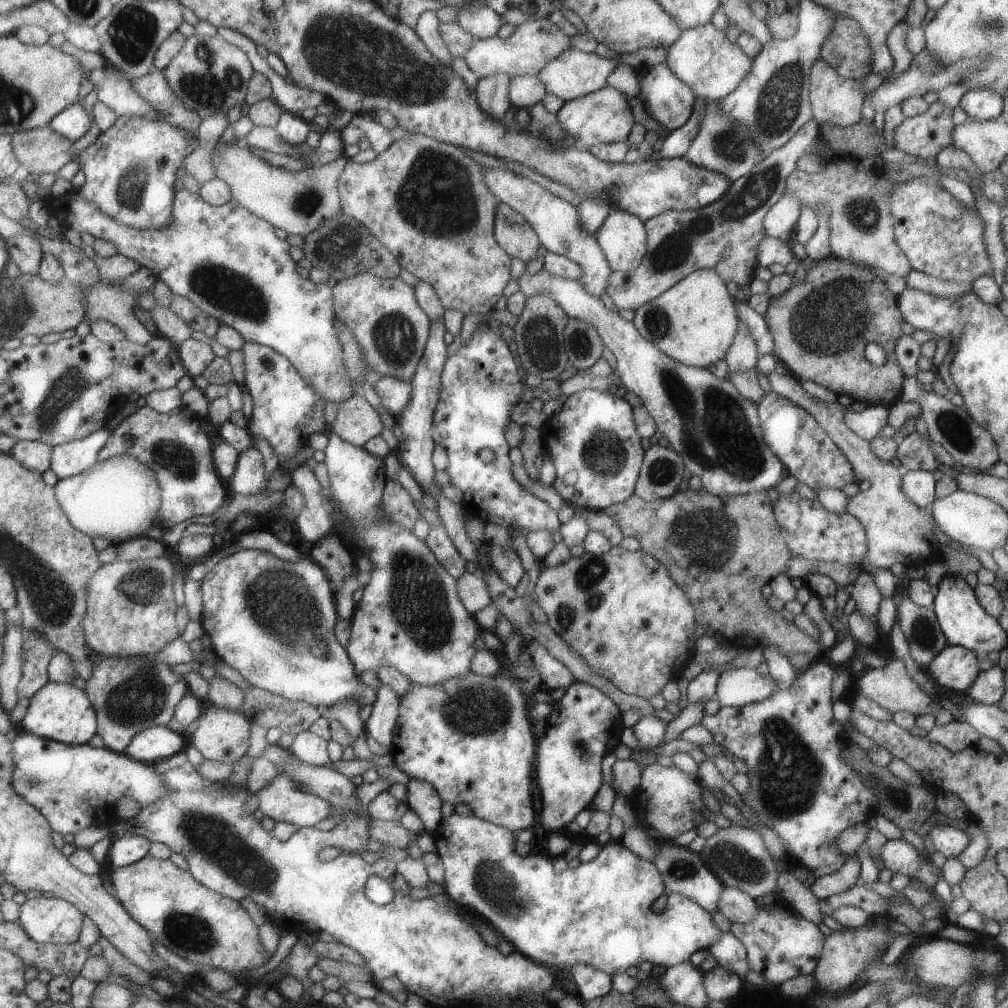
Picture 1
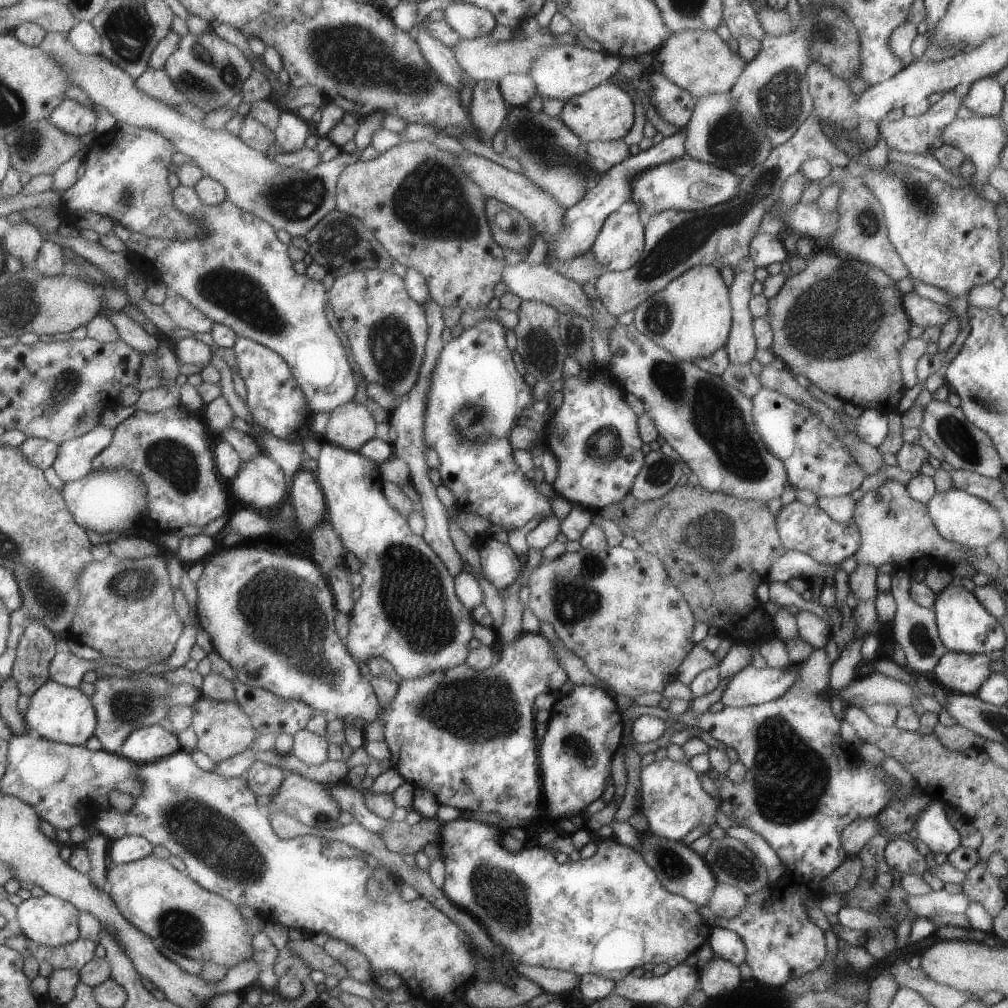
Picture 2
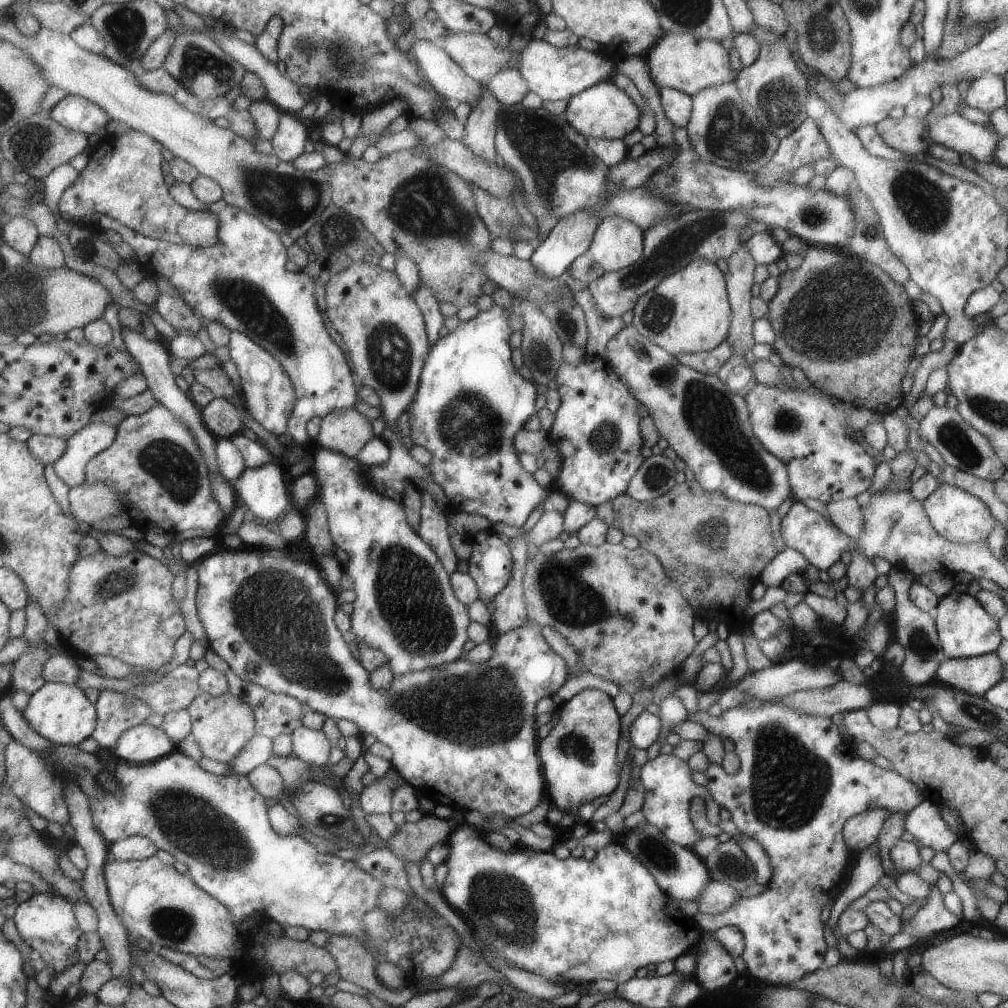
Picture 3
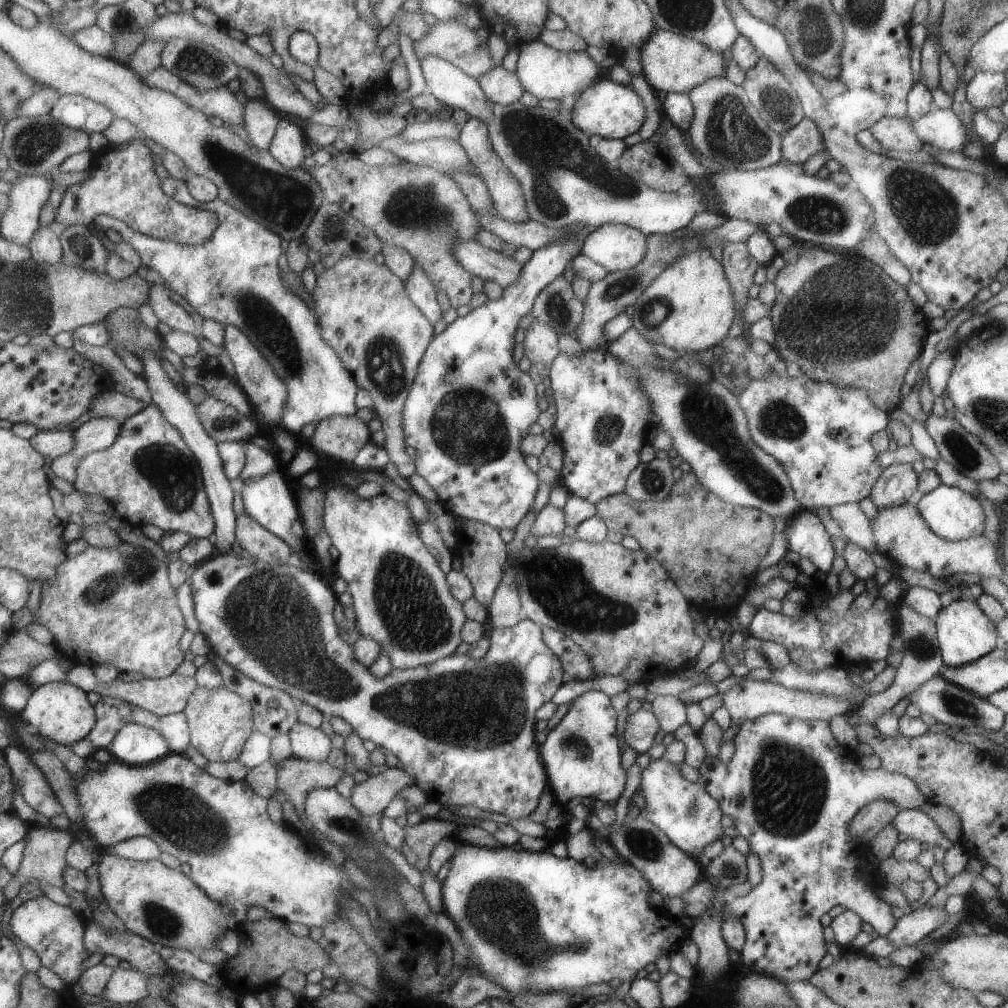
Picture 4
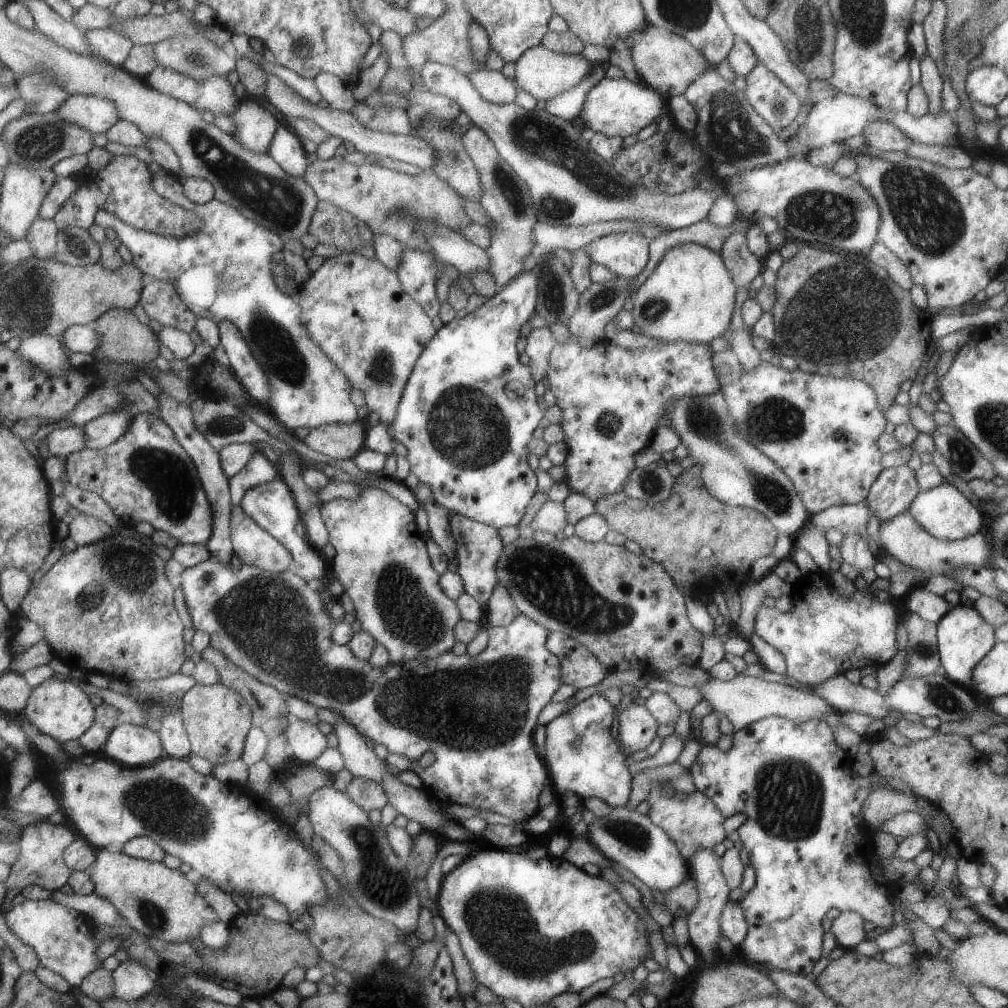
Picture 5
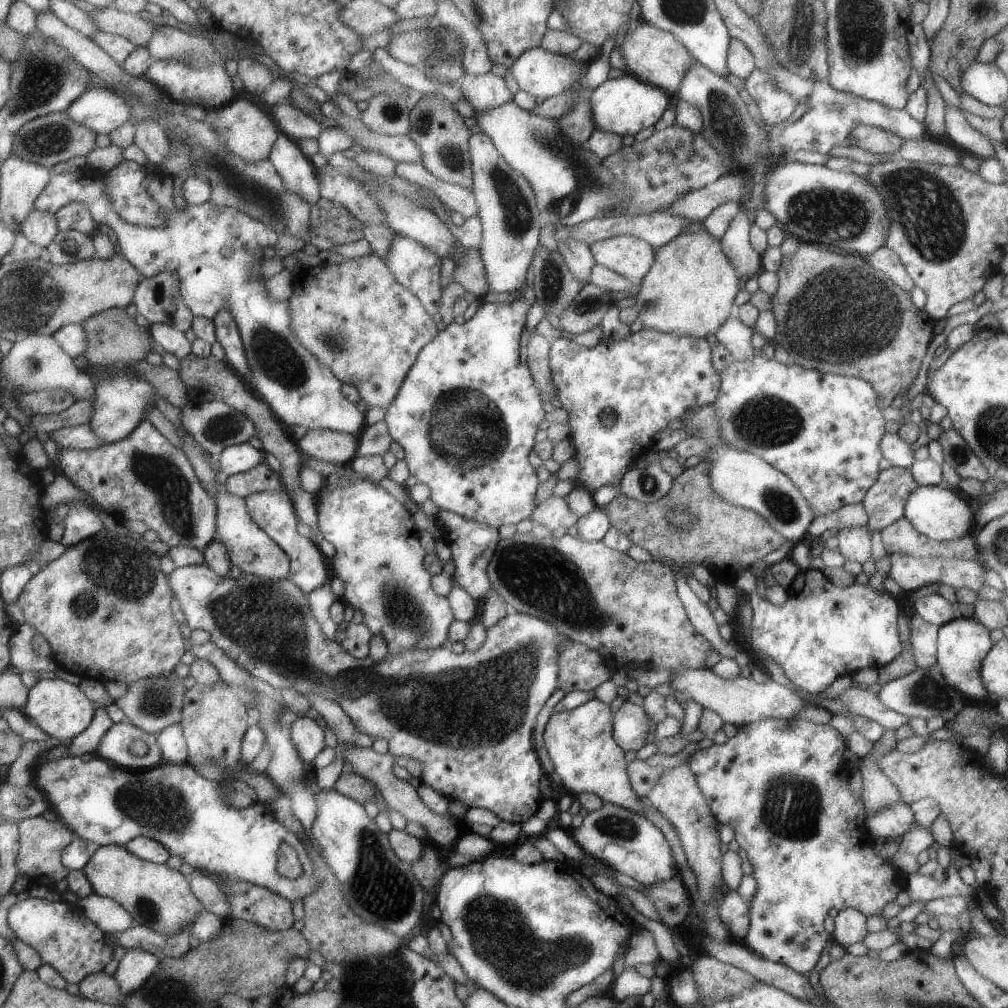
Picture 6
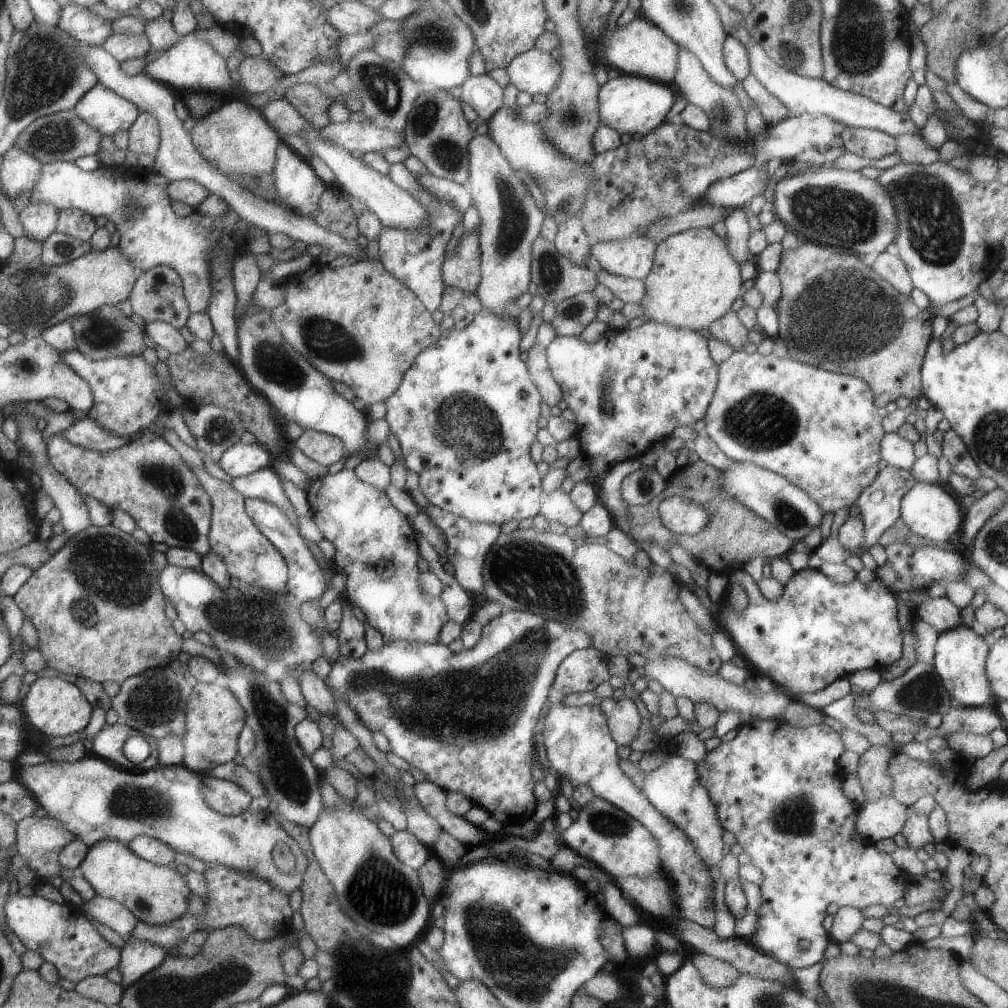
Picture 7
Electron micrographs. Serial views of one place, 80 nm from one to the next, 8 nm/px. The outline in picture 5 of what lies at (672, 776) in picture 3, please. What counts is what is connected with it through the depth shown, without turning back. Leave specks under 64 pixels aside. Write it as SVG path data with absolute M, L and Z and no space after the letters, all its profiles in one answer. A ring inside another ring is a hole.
M661 779L649 787L646 801L649 804L646 815L668 834L683 858L688 859L695 851L711 849L725 840L726 835L721 825L724 816L702 792L695 790L688 795L674 793L668 780Z

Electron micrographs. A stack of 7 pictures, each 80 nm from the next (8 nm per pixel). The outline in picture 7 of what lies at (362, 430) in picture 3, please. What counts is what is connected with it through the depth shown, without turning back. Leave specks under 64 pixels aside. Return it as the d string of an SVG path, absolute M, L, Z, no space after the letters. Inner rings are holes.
M306 429L301 438L295 441L295 446L308 458L325 466L331 466L348 456L347 447L341 439L331 433L313 429Z

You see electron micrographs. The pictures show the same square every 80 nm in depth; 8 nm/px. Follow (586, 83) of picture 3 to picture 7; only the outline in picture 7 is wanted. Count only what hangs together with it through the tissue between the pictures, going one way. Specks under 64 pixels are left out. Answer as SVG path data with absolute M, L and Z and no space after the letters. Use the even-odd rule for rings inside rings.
M533 47L514 56L505 70L519 91L547 96L558 85L561 67L548 52Z

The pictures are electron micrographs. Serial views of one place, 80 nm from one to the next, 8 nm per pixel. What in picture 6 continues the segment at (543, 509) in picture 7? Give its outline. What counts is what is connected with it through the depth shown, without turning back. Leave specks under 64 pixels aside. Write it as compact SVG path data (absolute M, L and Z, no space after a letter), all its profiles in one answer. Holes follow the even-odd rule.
M551 495L535 506L529 520L535 525L547 527L552 531L556 528L567 529L569 526L573 526L577 518L569 510L564 497L560 498Z

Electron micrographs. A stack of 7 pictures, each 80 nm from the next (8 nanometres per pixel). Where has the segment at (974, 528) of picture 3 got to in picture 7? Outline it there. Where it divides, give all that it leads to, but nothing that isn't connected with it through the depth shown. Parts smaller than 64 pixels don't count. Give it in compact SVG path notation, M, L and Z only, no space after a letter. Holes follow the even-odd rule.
M916 482L900 500L900 518L907 528L922 539L929 539L937 544L950 542L959 544L960 530L965 509L959 505L955 497L944 485Z

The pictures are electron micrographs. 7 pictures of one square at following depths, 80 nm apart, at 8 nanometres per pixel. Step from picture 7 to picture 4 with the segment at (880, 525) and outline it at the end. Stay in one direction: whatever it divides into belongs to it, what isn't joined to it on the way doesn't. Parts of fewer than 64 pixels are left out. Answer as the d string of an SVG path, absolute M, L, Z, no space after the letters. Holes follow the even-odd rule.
M894 463L882 468L879 478L870 488L870 497L877 508L894 507L916 496L918 476L911 463Z

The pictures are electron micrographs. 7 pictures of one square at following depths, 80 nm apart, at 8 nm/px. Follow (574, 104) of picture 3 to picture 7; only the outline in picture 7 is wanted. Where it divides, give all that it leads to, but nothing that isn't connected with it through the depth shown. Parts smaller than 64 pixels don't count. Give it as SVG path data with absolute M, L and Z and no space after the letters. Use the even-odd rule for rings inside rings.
M625 73L608 79L599 87L597 96L601 124L607 125L619 134L639 133L643 136L663 122L665 114L678 97L673 86Z

